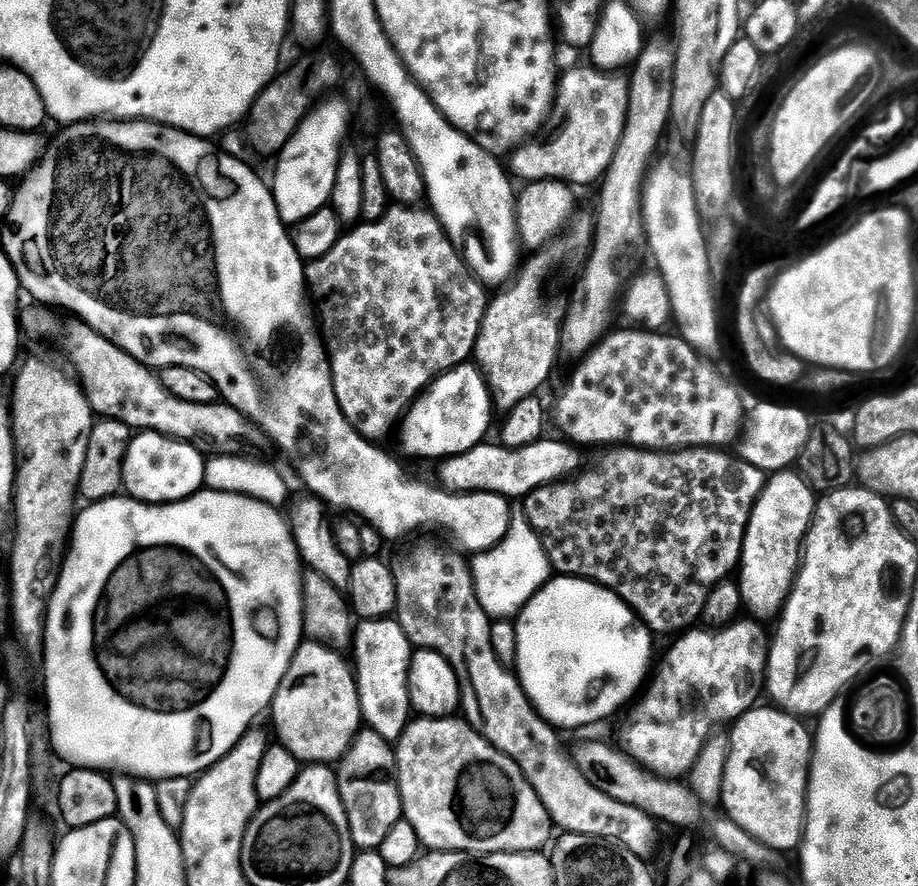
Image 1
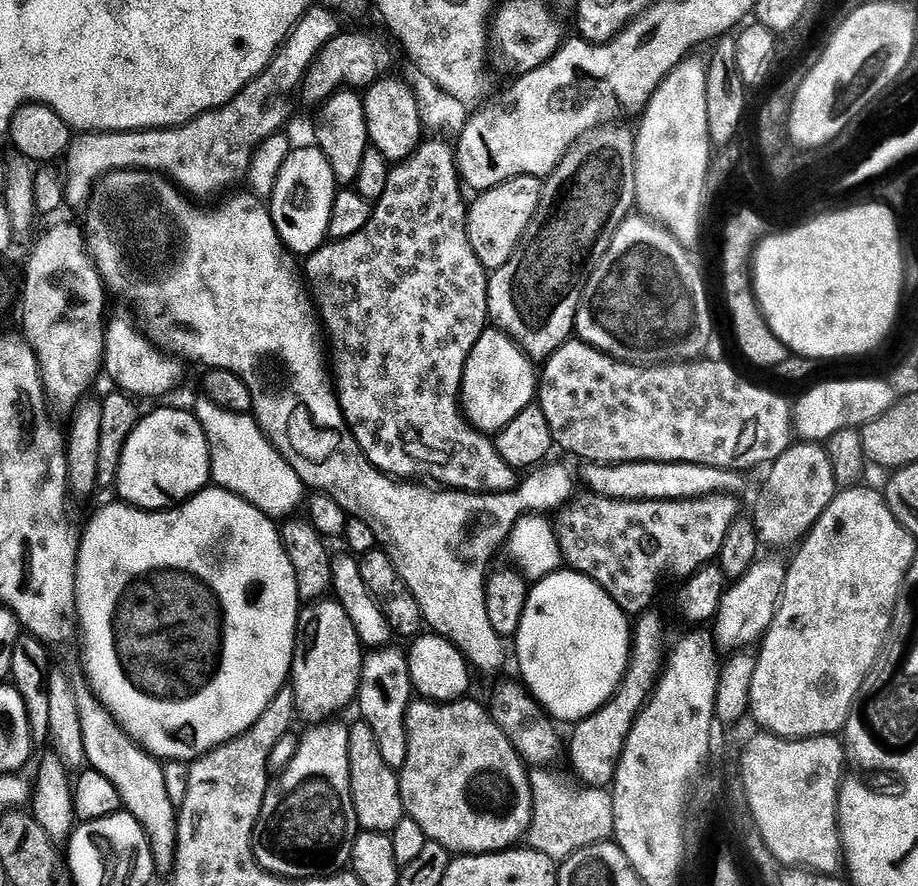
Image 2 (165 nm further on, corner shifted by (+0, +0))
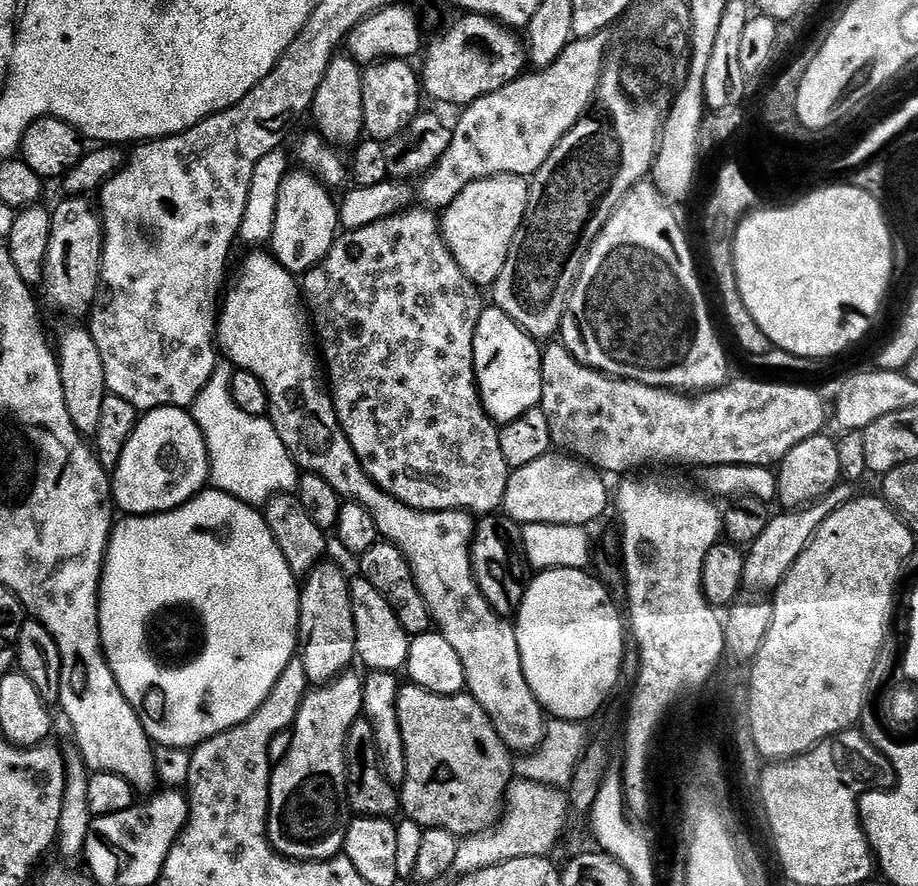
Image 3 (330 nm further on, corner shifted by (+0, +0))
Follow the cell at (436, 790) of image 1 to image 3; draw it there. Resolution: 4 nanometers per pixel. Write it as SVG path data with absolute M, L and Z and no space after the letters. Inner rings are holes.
M411 682L405 685L396 693L397 720L405 754L405 778L398 792L403 815L423 829L450 830L457 838L484 830L493 823L505 793L513 783L513 757L473 696L443 696Z

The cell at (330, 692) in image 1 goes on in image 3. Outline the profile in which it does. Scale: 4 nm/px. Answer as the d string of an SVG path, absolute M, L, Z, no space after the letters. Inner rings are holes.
M321 562L317 564L316 568L312 572L309 572L306 579L303 581L300 589L300 634L298 637L298 652L299 660L306 666L306 674L308 675L308 683L312 686L319 686L327 684L329 680L336 679L341 672L345 671L349 667L348 664L351 660L357 659L356 654L356 635L354 634L354 614L352 613L352 590L350 587L349 577L344 577L344 572L336 564L328 564L329 562Z

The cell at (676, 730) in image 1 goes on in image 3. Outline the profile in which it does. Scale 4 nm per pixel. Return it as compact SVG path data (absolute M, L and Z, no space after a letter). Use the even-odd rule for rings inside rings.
M837 486L819 500L799 510L784 510L781 511L781 516L773 515L769 519L766 530L762 530L762 534L758 534L758 538L752 541L744 557L744 583L749 589L779 588L786 574L794 566L794 562L798 562L802 550L806 550L806 546L822 526L822 522L826 522L826 518L830 518L834 510L838 510L853 499L854 492L844 487L848 486Z

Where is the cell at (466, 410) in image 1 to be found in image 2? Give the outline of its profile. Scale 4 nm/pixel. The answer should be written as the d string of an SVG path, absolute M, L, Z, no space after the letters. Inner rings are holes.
M485 330L478 338L474 350L464 367L464 383L460 386L462 411L472 427L485 434L495 434L521 412L524 407L533 403L538 396L538 372L534 369L533 361L513 342L506 333L499 330Z

